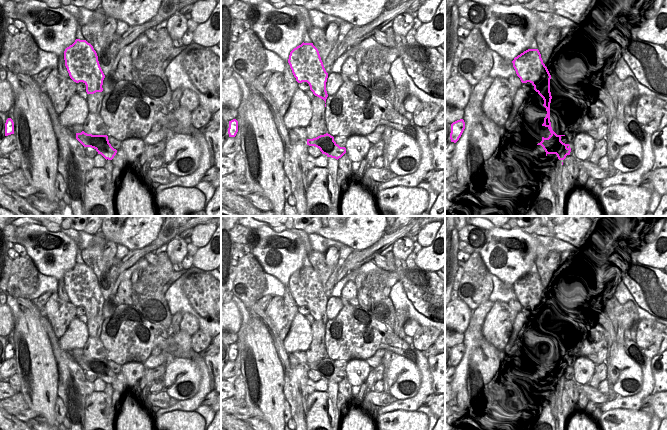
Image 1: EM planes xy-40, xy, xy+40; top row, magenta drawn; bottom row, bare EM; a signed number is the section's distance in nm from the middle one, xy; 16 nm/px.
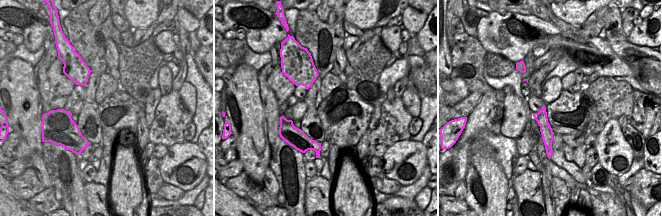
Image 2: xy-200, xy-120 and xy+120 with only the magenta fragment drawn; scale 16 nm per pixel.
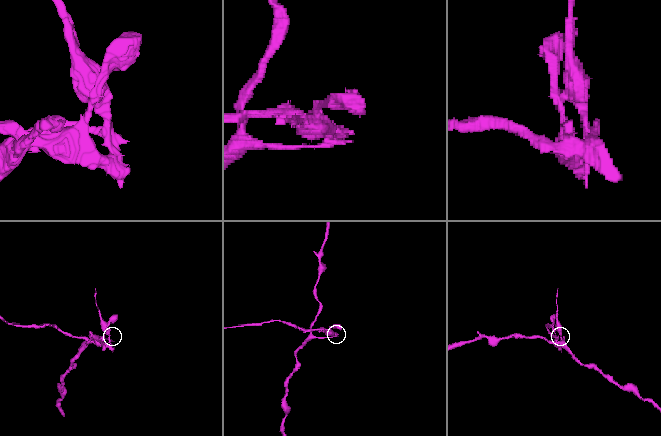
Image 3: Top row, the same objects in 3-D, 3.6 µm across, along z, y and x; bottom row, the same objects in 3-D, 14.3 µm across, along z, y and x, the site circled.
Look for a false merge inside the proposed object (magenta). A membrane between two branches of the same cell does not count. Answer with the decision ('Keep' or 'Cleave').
Cleave.

